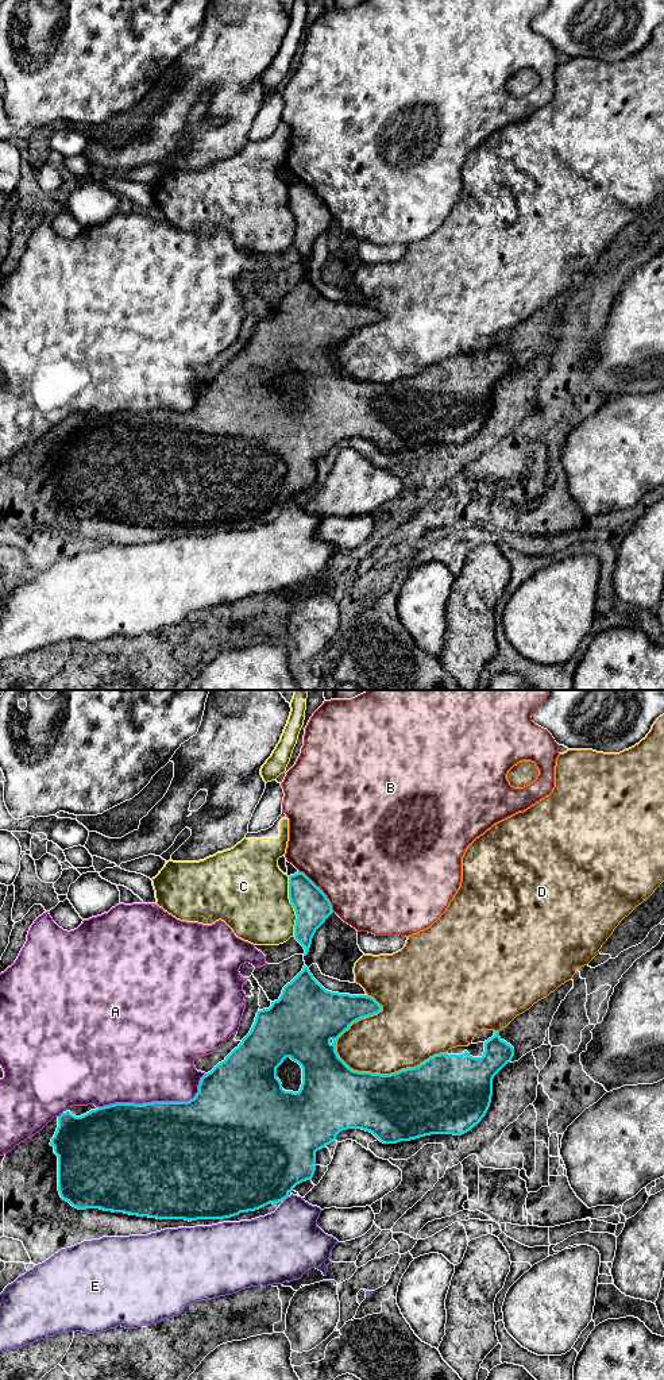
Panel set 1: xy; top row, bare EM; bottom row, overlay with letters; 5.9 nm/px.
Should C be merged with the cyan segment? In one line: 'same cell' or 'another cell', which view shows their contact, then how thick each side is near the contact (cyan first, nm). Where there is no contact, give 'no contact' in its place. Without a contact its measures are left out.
another cell; contact in xy; calibres 220 and 440 nm

